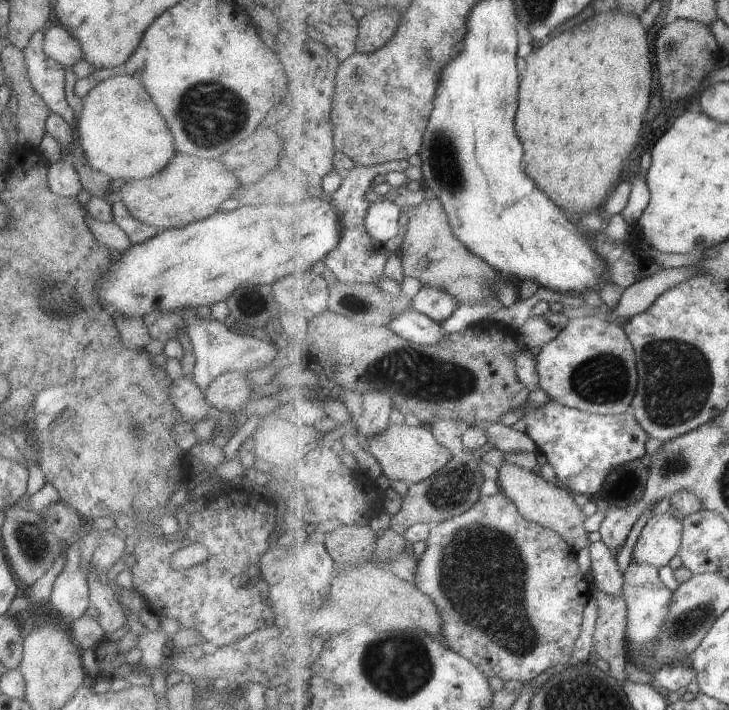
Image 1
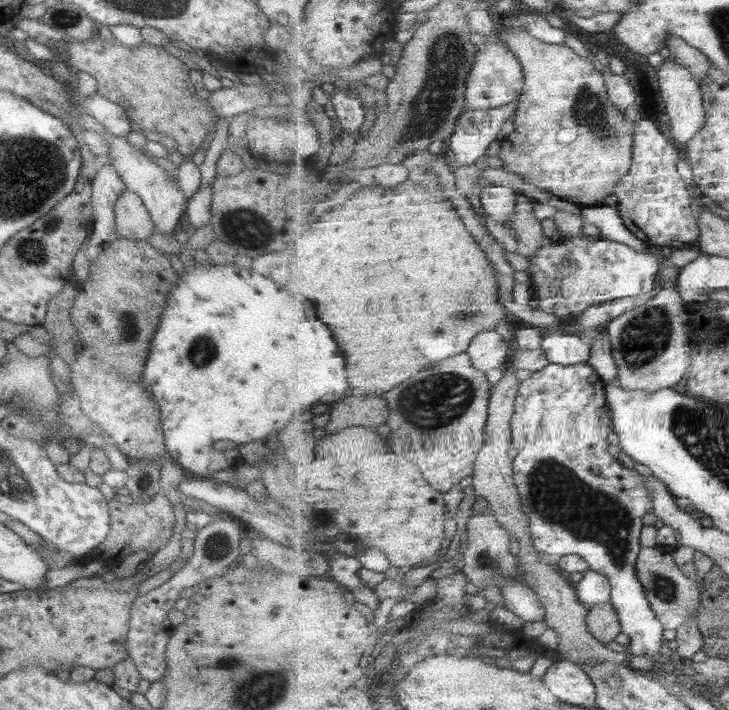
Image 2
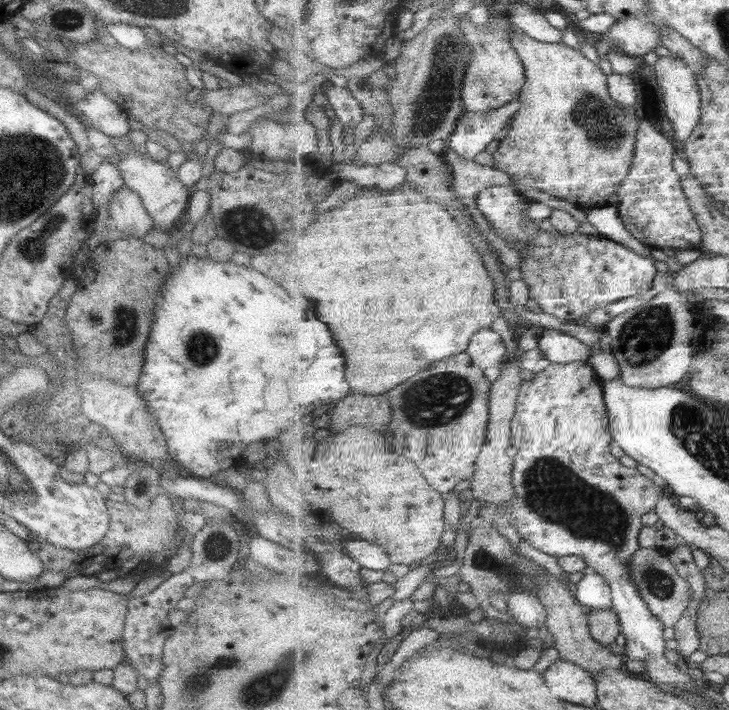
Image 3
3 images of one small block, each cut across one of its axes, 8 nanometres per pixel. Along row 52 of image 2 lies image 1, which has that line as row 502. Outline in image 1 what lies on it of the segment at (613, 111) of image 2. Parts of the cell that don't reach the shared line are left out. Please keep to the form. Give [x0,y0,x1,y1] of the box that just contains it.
[500,463,590,551]

